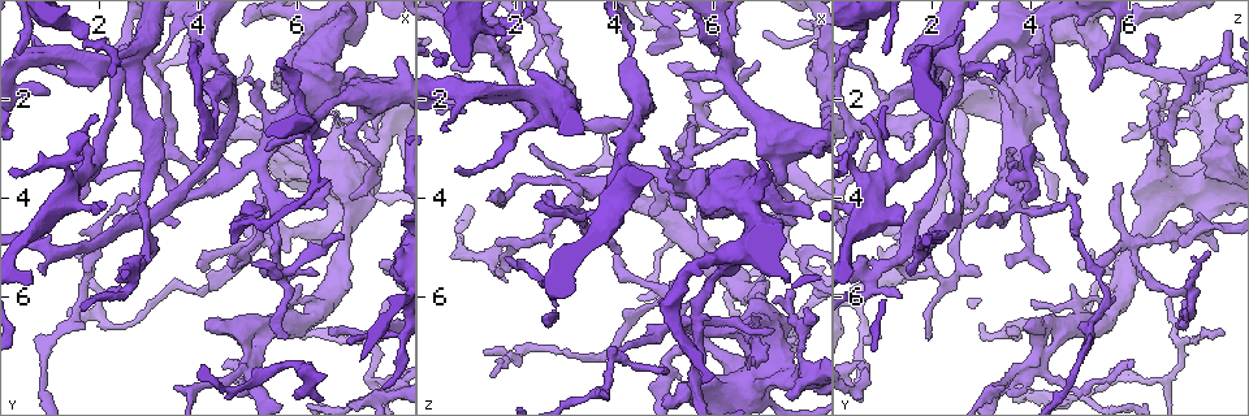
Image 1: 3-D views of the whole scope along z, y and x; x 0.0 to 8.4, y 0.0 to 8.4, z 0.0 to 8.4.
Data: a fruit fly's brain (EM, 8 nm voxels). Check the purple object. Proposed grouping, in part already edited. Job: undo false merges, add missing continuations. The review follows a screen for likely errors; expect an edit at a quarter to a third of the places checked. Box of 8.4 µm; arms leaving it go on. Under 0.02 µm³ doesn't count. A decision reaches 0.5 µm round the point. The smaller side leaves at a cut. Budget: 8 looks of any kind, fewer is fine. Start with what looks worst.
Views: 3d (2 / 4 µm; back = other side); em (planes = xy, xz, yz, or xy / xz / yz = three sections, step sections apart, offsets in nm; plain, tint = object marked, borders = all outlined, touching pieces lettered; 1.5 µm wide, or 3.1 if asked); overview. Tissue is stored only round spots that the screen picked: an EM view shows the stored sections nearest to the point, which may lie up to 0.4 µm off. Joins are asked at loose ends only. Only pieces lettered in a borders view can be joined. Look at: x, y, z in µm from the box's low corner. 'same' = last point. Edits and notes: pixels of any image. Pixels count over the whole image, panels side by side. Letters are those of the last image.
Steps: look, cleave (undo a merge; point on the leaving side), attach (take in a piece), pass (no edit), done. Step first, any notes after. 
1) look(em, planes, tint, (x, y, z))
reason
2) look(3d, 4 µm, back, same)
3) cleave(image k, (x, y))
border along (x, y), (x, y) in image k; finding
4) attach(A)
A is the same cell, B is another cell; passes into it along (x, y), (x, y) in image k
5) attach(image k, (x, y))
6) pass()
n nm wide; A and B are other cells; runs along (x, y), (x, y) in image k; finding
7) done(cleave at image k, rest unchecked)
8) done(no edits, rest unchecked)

look(em, planes, borders, (4.20, 6.60, 3.80))
stops while still wide

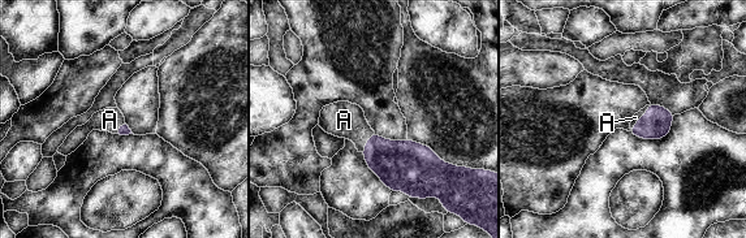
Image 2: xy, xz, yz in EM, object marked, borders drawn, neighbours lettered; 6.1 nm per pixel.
attach(image 2, (635, 117))
A is the same cell; passes into it along (655, 124), (641, 117), (635, 117) in image 2; the cell continues

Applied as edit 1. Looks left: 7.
look(em, planes, borders, (1.55, 5.10, 7.60))
tapers out

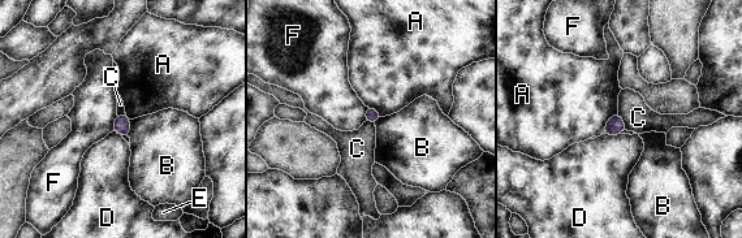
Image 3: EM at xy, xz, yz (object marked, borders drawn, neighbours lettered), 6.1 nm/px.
pass()
A touches over 160 nm; A, B, C, D, E and F are other cells; border along (617, 113), (626, 129) in image 3; none of them fits

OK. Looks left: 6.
look(em, planes, borders, (6.80, 2.90, 6.60))
calibre changes

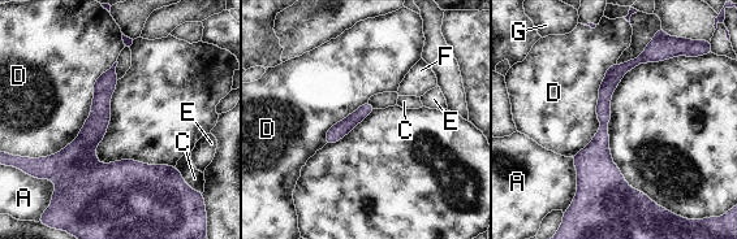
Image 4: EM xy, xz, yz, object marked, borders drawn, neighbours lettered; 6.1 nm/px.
pass()
A, C, D, E, F and G are other cells; continuous, no second cell

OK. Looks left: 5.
done(attach at image 2, rest unchecked)

